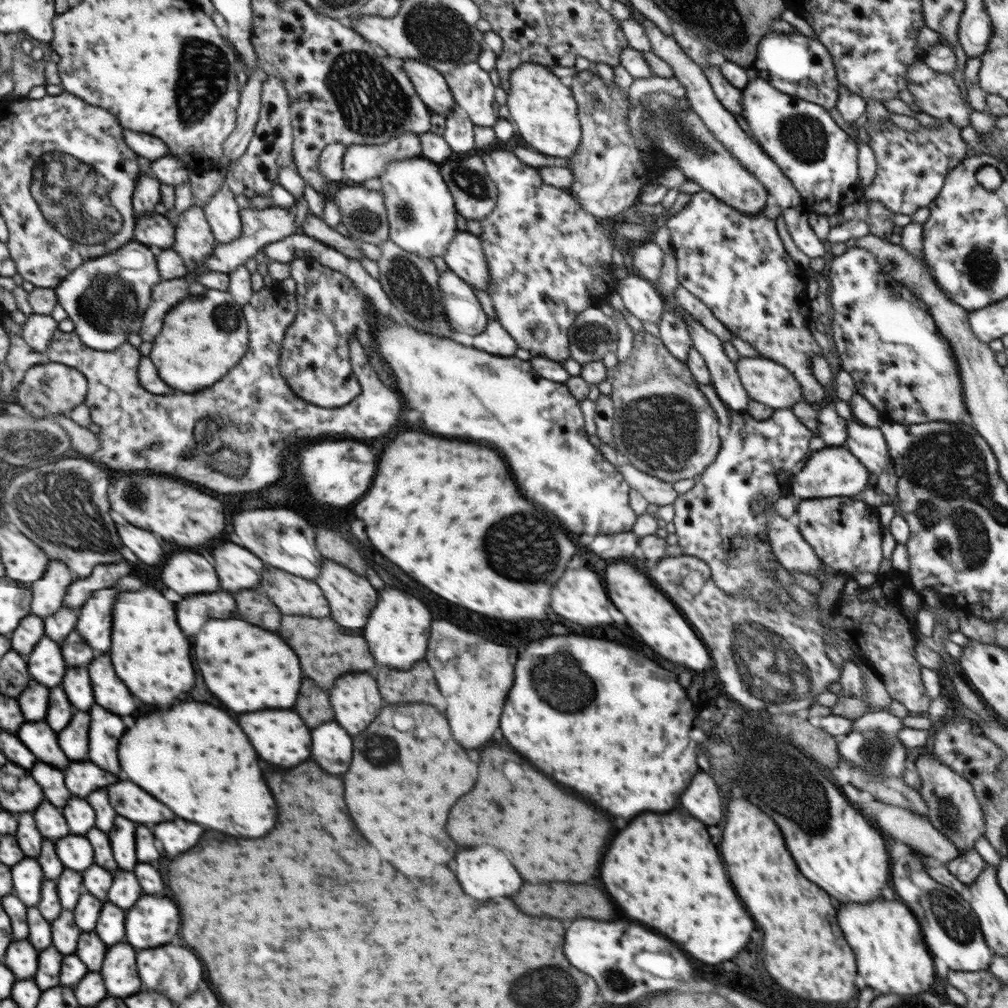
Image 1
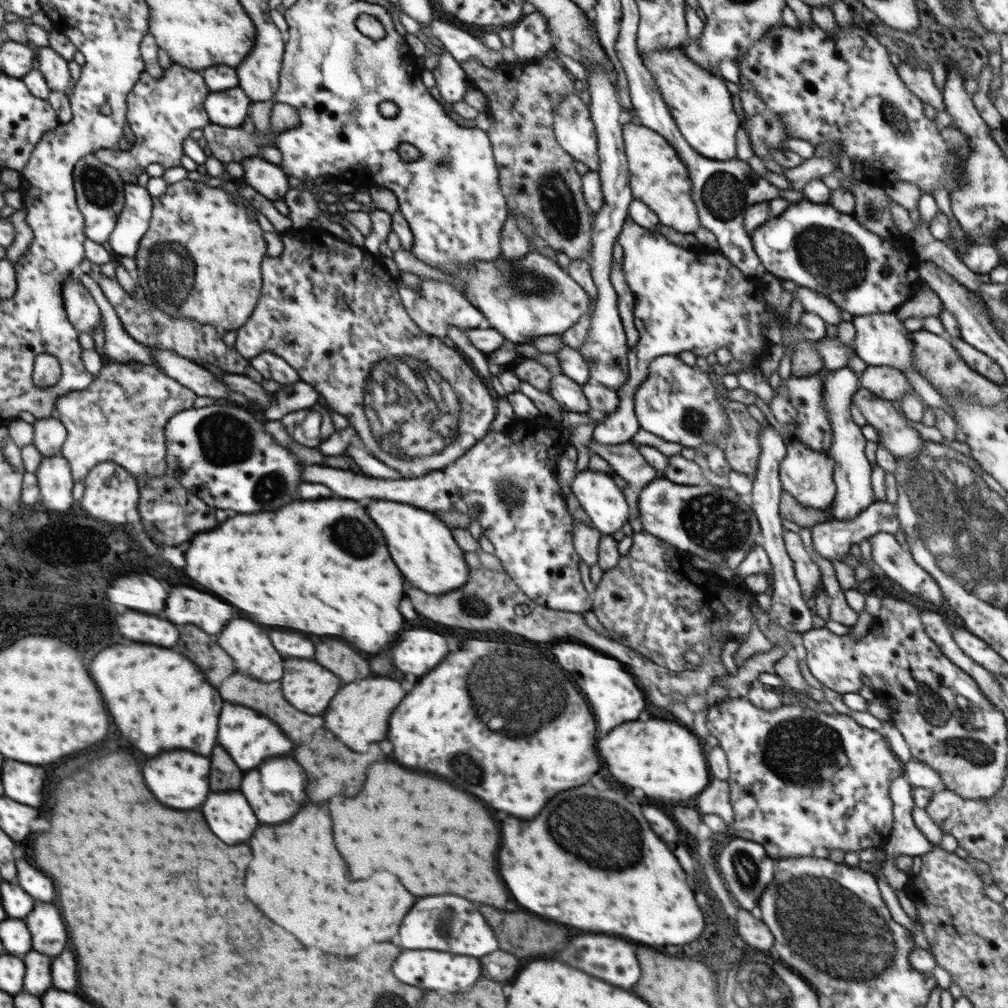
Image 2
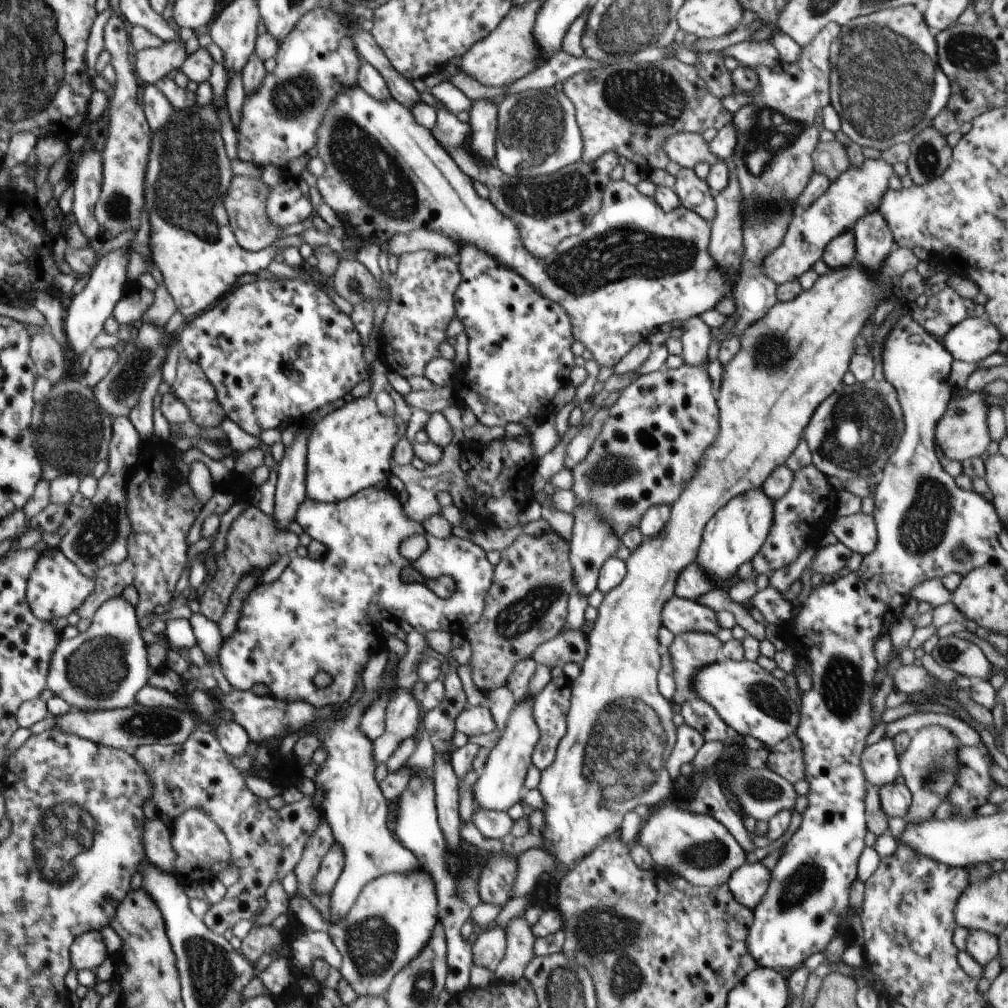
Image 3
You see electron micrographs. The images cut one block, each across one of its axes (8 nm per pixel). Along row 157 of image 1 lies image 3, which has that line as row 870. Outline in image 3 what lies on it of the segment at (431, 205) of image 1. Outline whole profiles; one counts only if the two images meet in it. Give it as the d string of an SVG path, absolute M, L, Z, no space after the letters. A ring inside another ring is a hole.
M423 867L410 874L386 873L368 882L356 897L350 912L336 924L331 924L328 934L342 954L341 976L352 986L357 996L382 996L388 990L395 974L398 974L422 948L428 944L432 930L438 922L438 898L436 886Z

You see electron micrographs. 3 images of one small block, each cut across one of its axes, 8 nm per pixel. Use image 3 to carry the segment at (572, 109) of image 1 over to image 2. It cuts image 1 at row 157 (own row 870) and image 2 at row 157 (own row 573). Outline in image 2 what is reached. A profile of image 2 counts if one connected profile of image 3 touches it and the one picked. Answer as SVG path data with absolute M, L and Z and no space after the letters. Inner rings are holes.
M635 122L623 123L623 142L629 164L630 186L633 198L650 207L658 216L660 225L670 227L673 232L693 234L701 227L700 215L692 201L692 179L678 151L658 132Z

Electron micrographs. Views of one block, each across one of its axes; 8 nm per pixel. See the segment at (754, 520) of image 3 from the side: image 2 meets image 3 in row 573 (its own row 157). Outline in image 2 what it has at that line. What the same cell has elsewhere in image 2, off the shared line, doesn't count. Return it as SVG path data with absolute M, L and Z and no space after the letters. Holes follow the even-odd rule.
M683 45L670 50L658 50L650 54L640 54L644 68L650 71L656 81L670 115L678 125L682 137L704 158L710 160L734 160L736 136L742 126L732 105L732 94L726 84L716 75L694 64L686 54Z

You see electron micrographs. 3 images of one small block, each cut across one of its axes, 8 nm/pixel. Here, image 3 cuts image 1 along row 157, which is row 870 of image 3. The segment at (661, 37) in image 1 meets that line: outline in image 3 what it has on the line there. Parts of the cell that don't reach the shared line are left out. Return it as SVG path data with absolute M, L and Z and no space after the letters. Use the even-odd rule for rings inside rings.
M760 860L741 866L728 880L727 885L742 905L754 910L770 884L770 870Z

